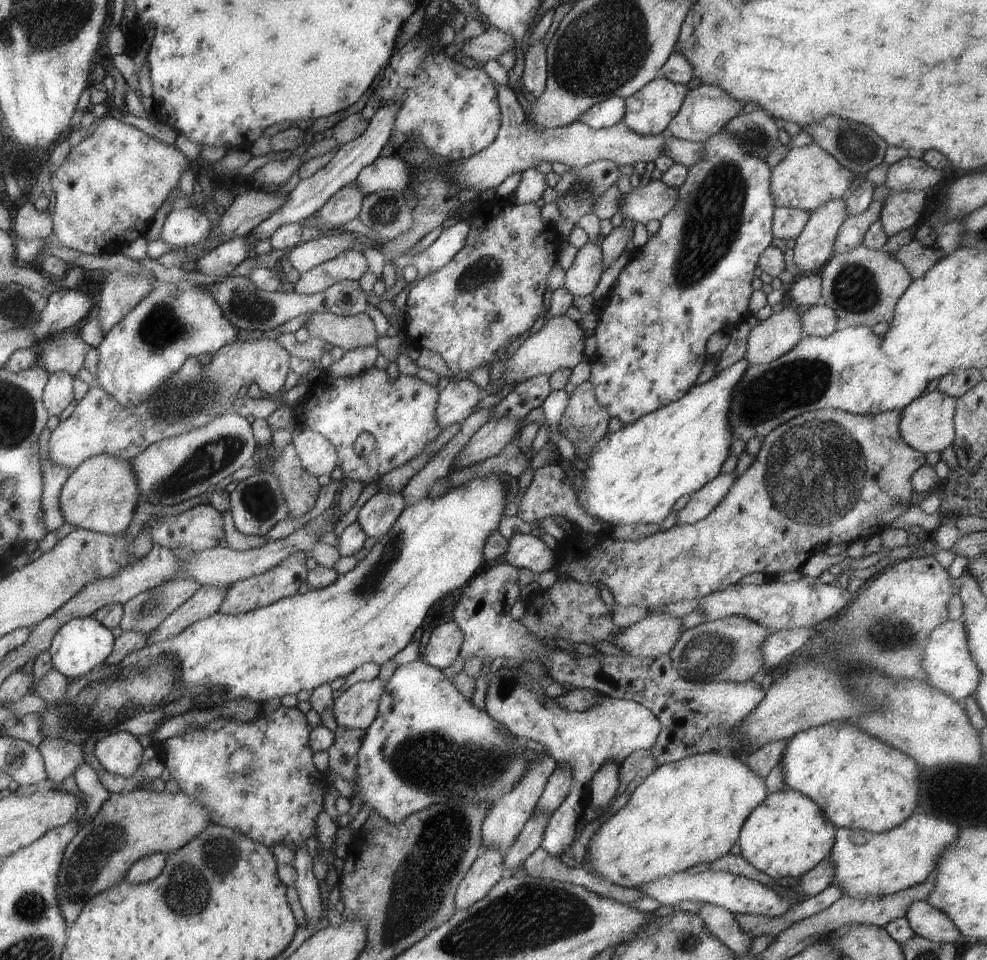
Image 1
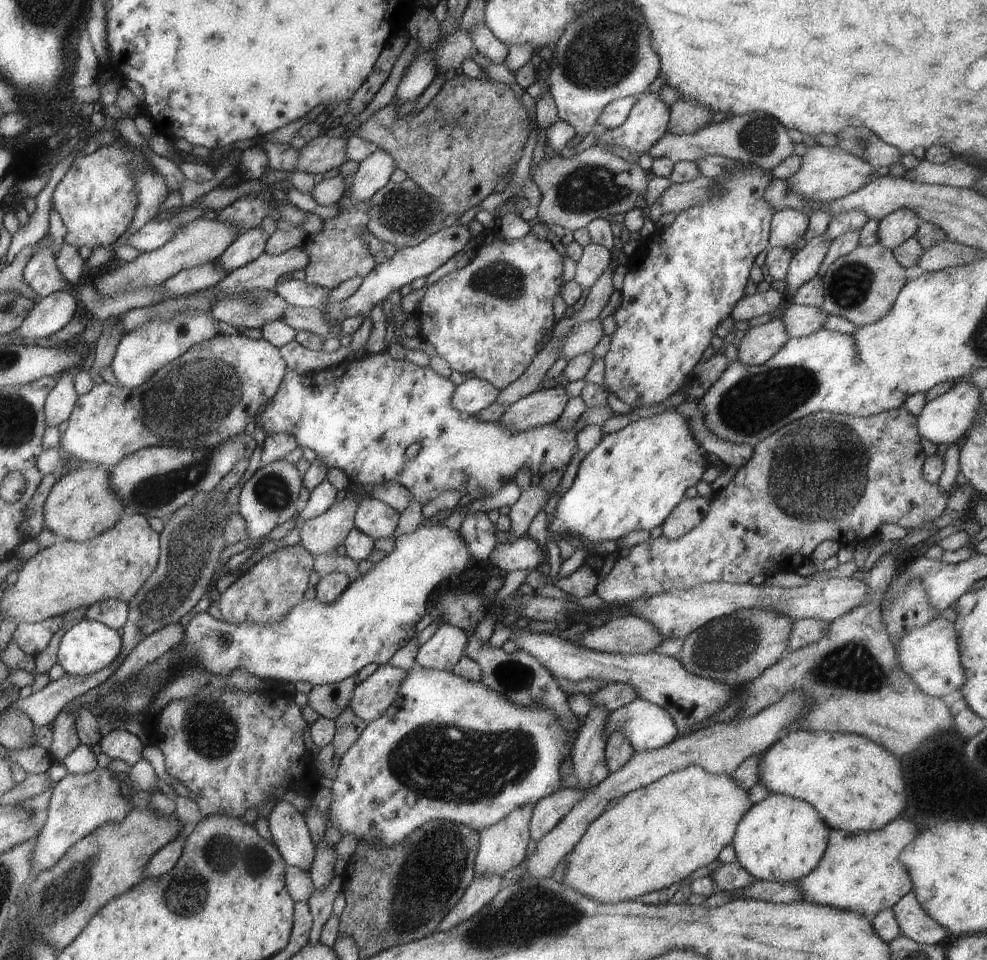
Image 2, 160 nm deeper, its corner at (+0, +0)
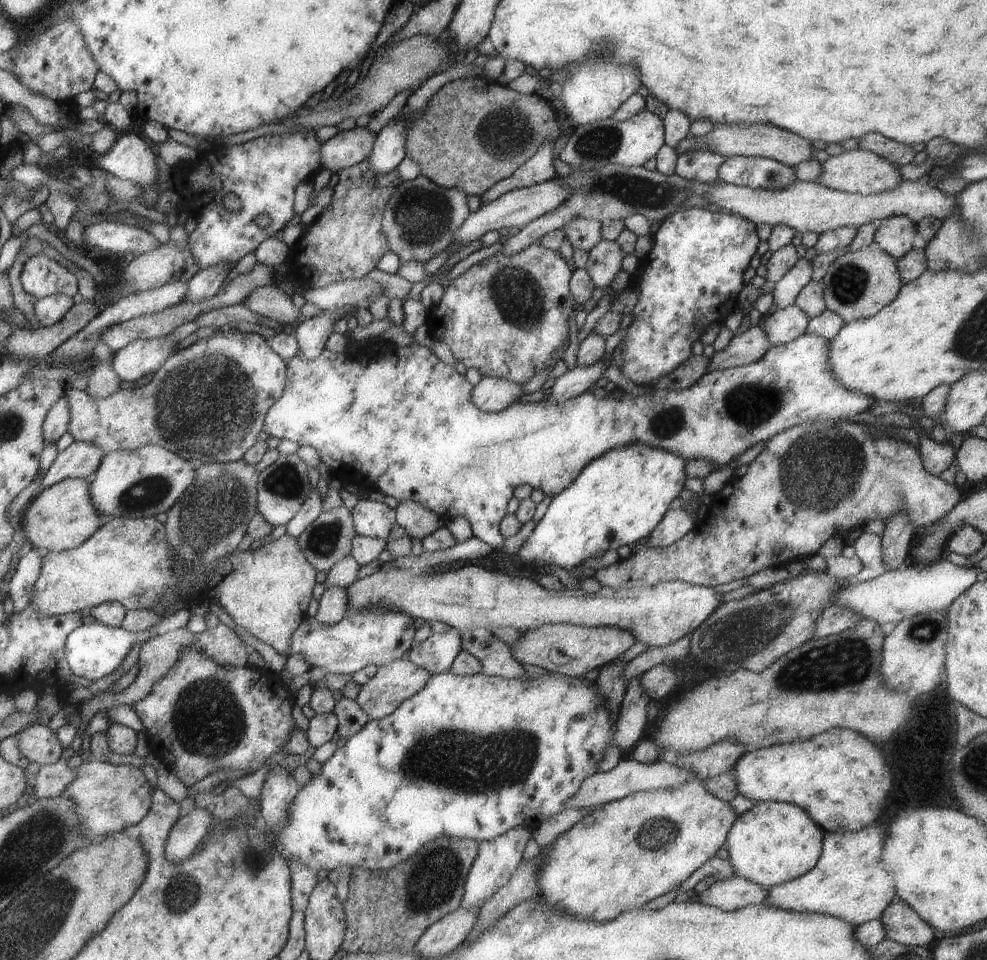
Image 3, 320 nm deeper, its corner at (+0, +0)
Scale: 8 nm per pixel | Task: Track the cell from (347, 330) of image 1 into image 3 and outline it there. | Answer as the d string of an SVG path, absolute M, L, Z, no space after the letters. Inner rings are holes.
M267 283L253 288L242 298L241 303L261 317L278 320L284 327L289 327L299 314L291 303L291 297L277 288L276 284Z

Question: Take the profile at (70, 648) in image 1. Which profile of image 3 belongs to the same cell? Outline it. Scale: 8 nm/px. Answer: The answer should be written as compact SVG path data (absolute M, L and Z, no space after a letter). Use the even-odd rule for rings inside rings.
M97 621L93 624L81 624L67 635L66 663L70 665L71 672L77 677L83 676L92 681L101 679L119 668L132 645L142 643L155 635L152 631L149 633L148 630L140 633L127 632L120 626L110 627Z

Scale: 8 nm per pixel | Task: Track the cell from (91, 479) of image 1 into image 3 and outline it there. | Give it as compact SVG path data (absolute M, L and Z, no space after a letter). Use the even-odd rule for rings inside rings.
M66 478L44 488L26 503L20 512L20 528L29 547L35 546L43 552L64 551L78 547L97 530L97 518L100 516L93 508L88 495L88 480Z

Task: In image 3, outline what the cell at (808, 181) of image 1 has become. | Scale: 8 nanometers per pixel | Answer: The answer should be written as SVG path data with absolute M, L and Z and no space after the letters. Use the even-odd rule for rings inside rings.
M861 148L844 151L837 156L829 156L820 165L822 172L817 179L817 183L821 183L824 187L834 191L874 195L875 193L885 192L888 189L894 189L902 180L898 164L889 162L886 158Z

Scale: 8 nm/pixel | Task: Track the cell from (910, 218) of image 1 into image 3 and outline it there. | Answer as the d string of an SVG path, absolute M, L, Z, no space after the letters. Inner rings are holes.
M890 216L878 220L873 244L895 260L899 260L912 249L911 242L915 233L916 224L910 218Z

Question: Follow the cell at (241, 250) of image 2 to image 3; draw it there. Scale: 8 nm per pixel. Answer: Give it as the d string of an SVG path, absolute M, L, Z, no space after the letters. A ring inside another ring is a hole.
M215 265L199 269L187 282L183 303L195 303L215 296L227 273L235 265Z

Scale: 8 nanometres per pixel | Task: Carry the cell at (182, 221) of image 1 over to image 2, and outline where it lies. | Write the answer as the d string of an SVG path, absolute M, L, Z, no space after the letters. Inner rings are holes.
M168 220L162 222L147 221L141 228L131 232L124 244L133 246L140 253L155 250L160 247L179 228L170 224Z

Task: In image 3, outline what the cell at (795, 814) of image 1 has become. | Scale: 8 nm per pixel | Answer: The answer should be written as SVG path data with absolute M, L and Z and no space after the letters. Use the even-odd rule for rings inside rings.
M765 801L736 816L724 843L733 873L764 889L797 878L815 866L824 830L798 806Z

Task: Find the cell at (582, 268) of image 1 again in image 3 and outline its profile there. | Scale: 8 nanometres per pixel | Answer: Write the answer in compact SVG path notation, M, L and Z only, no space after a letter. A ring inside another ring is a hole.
M601 239L589 252L587 252L585 270L589 273L591 282L601 289L609 288L611 280L621 268L621 259L624 253L615 241Z

